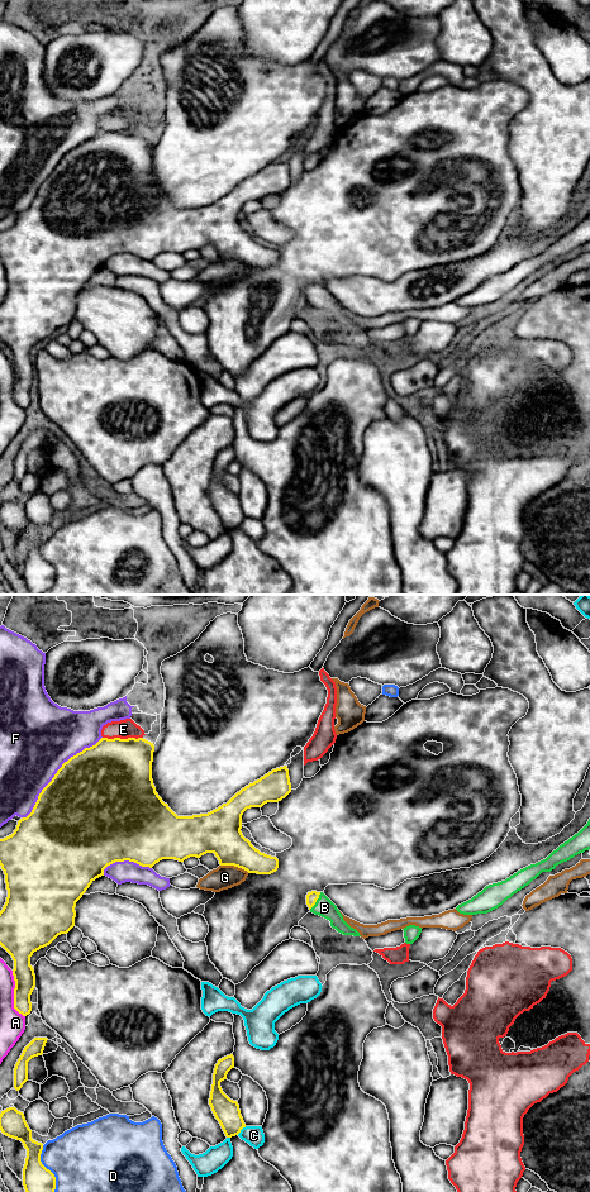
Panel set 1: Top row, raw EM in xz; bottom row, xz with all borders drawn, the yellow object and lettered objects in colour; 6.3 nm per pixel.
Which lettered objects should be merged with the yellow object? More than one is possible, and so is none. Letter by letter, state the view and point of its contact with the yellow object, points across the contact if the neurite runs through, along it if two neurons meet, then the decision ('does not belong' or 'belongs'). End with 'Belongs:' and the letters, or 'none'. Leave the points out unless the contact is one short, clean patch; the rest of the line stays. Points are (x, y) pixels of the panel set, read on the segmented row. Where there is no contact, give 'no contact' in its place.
A: xz (14, 995) | does not belong
B: xz (315, 901) | across xz (312, 897), (315, 901), (324, 907) | belongs
C: xz (241, 1129) | does not belong
D: xz (46, 1168) | does not belong
E: xz (123, 739) | does not belong
F: xz (57, 772) | does not belong
G: xz (234, 866) | does not belong
Belongs: B

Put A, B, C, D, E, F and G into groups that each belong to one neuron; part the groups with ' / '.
A / B / C / D / E / F / G

